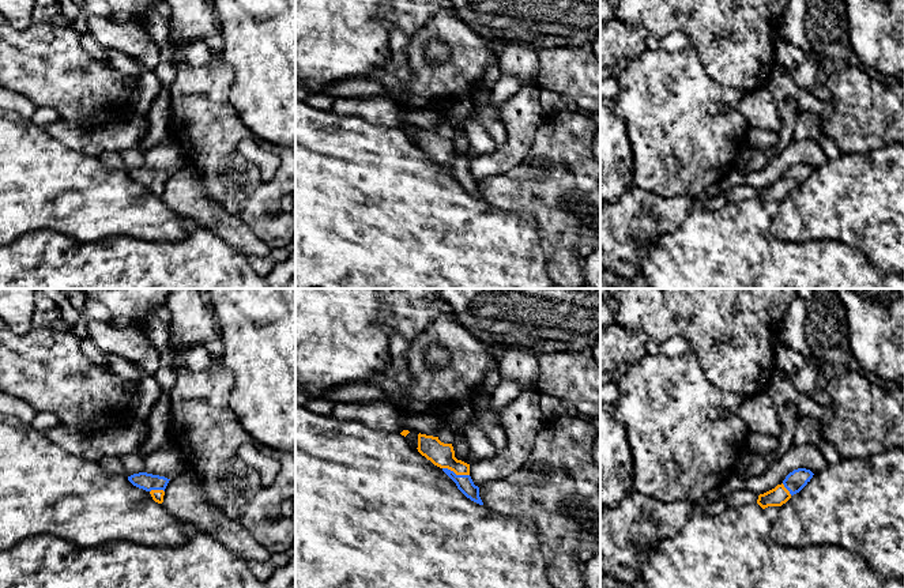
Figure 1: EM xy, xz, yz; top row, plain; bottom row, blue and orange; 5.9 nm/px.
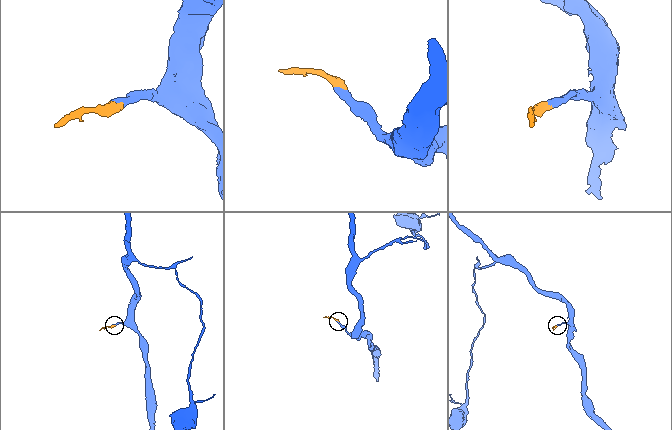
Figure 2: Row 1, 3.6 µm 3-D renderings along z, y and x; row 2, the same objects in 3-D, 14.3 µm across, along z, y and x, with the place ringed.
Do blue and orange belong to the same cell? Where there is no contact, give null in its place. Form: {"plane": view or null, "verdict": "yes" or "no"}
{"plane": "xz", "verdict": "yes"}

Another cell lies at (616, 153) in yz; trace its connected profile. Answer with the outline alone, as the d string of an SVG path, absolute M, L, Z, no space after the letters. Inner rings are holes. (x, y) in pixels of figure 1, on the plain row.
M600 98L600 200L617 203L633 181L633 154L626 124L614 113L613 102Z

